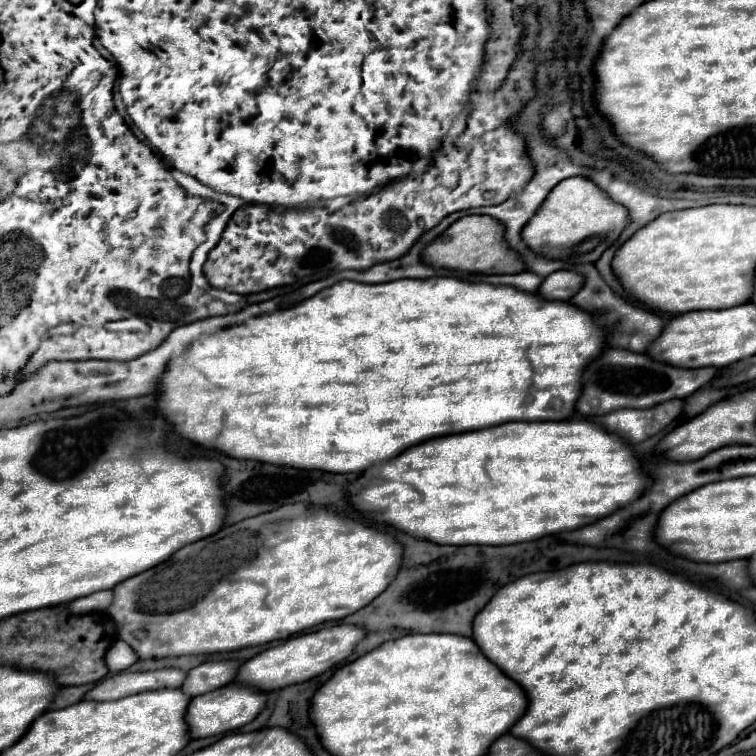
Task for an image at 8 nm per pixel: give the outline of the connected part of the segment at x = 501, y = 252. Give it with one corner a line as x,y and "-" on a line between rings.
467,215
457,219
441,237
429,243
421,251
421,261
427,267
443,267
451,271
465,271
465,273
485,273
485,275
505,275
505,273
521,273
525,271
523,261
507,249
503,239
503,227
485,215

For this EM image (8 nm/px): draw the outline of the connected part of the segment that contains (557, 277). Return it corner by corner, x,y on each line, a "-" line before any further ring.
555,271
543,279
537,295
547,301
569,301
583,287
583,277
573,271

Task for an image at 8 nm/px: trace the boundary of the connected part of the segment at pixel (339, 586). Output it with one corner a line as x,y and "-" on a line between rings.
293,503
293,505
283,505
275,511
269,511
269,513
257,515
257,517
243,519
231,527
223,527
213,537
209,535
201,541
189,543
183,549
175,551
175,555
171,555
167,561
161,563
161,569
159,569
159,565
155,565
123,583
117,583
113,589
113,603
109,605
107,611
117,625
119,639
123,639
135,651
135,655
139,659
163,659
163,657
181,657
181,655
201,655
201,653
229,653
229,651
245,649
245,647
257,647
257,645
265,645
271,641
287,639
287,637
303,633
315,625
321,625
327,621
339,621
339,619
367,607
367,603
371,603
371,599
375,599
379,593
383,593
383,589
387,589
387,585
395,579
399,565
401,565
401,557
403,557
403,547
387,531
363,525
359,521
351,521
347,517
339,517
335,511
325,509
325,507

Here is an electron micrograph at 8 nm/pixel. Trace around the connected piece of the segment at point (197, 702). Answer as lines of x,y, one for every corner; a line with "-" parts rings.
225,685
211,693
193,697
191,707
187,707
187,727
191,727
191,739
225,735
233,729
239,729
245,723
253,721
257,713
263,709
263,705
265,705
265,693
247,689
243,685

